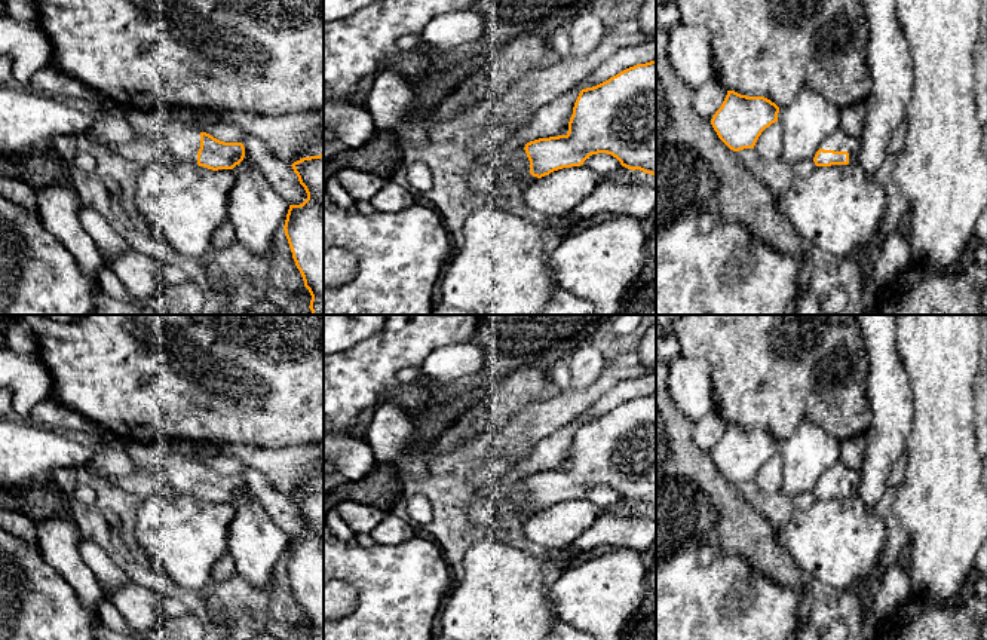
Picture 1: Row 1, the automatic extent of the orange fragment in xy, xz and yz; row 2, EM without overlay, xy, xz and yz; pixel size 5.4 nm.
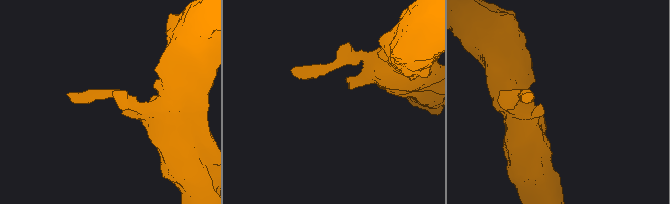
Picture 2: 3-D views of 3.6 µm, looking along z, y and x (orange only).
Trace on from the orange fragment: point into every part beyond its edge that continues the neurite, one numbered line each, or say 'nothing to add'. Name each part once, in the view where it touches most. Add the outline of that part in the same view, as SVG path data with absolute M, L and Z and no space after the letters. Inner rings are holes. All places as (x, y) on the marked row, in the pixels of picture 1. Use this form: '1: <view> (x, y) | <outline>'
1: yz (839, 141) | M843 129L831 134L819 148L834 150L834 151L847 151L849 153L849 165L856 165L859 150L861 150L861 138L852 137L846 134Z

